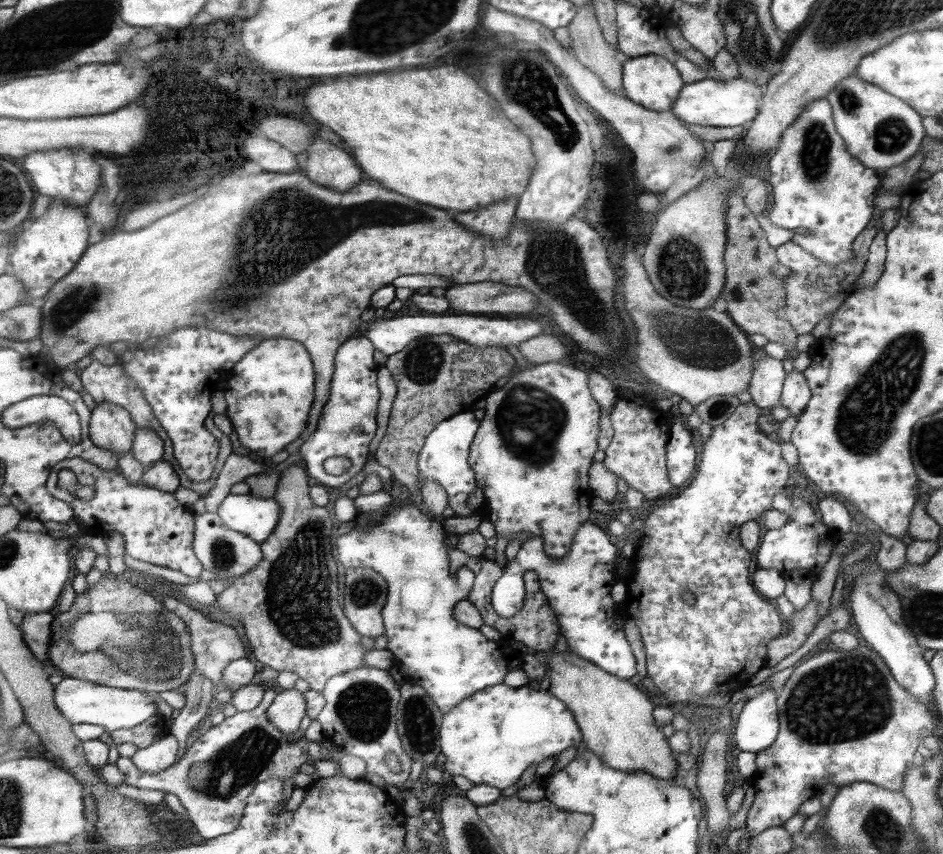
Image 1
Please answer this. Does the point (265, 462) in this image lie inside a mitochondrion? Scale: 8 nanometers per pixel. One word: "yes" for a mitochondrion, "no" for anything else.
no

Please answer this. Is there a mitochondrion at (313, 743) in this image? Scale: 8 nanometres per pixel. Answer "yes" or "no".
no

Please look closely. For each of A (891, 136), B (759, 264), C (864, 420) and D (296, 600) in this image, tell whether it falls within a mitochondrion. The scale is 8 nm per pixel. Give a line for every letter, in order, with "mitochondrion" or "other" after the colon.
A: mitochondrion
B: other
C: mitochondrion
D: mitochondrion

